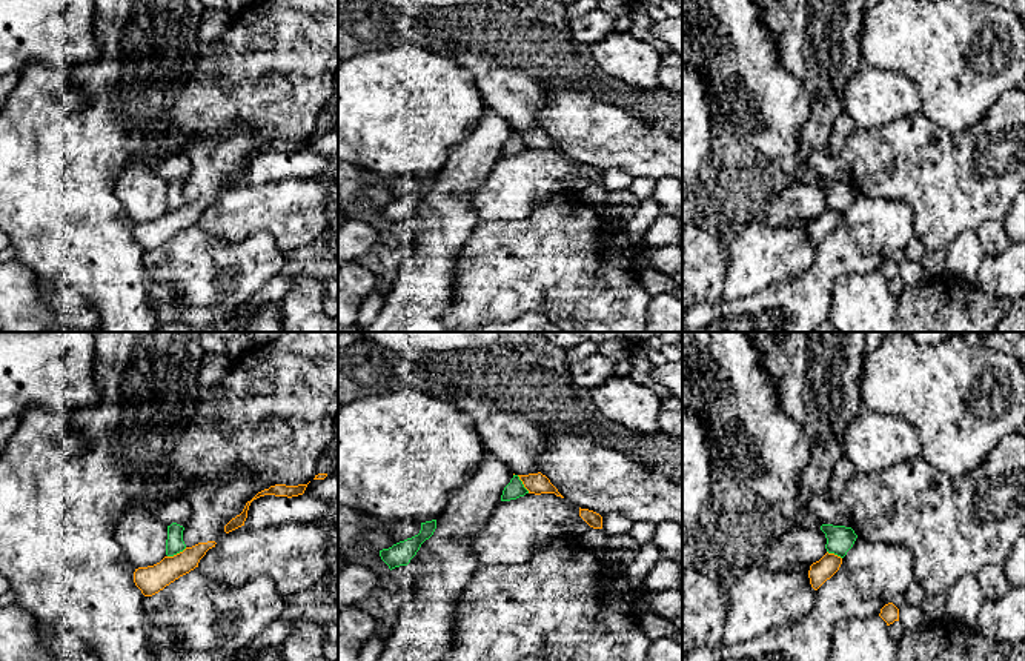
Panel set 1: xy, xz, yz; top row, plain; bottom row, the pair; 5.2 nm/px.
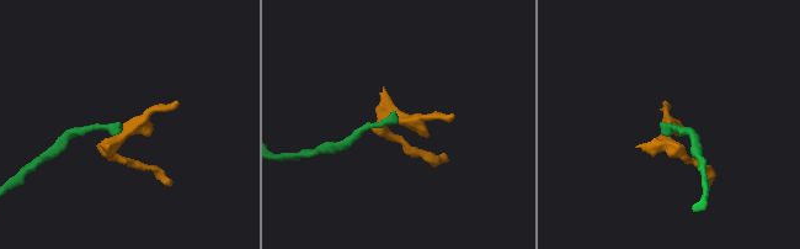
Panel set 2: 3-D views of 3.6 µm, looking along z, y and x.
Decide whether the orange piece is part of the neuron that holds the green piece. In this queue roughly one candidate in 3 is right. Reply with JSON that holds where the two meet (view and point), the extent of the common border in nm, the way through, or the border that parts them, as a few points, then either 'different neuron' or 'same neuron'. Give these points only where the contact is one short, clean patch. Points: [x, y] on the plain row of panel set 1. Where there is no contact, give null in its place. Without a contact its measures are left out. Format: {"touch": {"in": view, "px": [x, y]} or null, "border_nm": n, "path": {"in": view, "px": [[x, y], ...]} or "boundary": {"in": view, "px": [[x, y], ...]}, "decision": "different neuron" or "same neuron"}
{"touch": {"in": "xy", "px": [177, 208]}, "border_nm": 120, "boundary": {"in": "xy", "px": [[186, 203], [168, 212]]}, "decision": "different neuron"}

